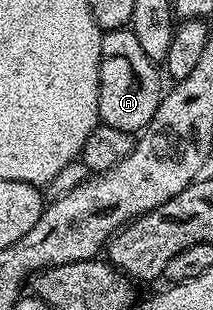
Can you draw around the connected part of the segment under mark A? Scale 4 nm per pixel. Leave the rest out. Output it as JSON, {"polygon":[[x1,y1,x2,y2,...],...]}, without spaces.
{"polygon":[[129,27,103,31,98,67,98,119,121,132,141,133,154,120,164,95,155,61,144,54,140,41]]}

